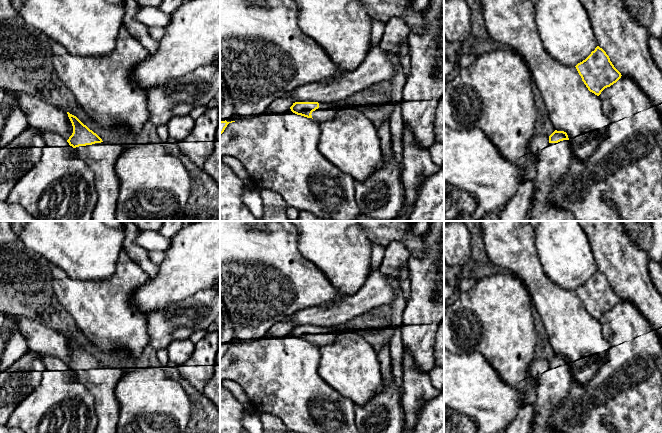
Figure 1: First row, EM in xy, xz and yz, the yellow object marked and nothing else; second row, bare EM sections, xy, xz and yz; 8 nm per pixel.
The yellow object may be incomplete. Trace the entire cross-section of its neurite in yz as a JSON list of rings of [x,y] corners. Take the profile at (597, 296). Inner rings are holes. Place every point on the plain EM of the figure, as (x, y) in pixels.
[[[599,270],[575,291],[588,314],[597,320],[605,312],[616,307],[622,300],[606,276]]]

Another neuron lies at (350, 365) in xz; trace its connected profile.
[[[359,331],[338,335],[338,339],[332,344],[320,347],[320,354],[320,377],[343,397],[350,399],[354,404],[364,405],[379,393],[383,382],[377,352]]]

